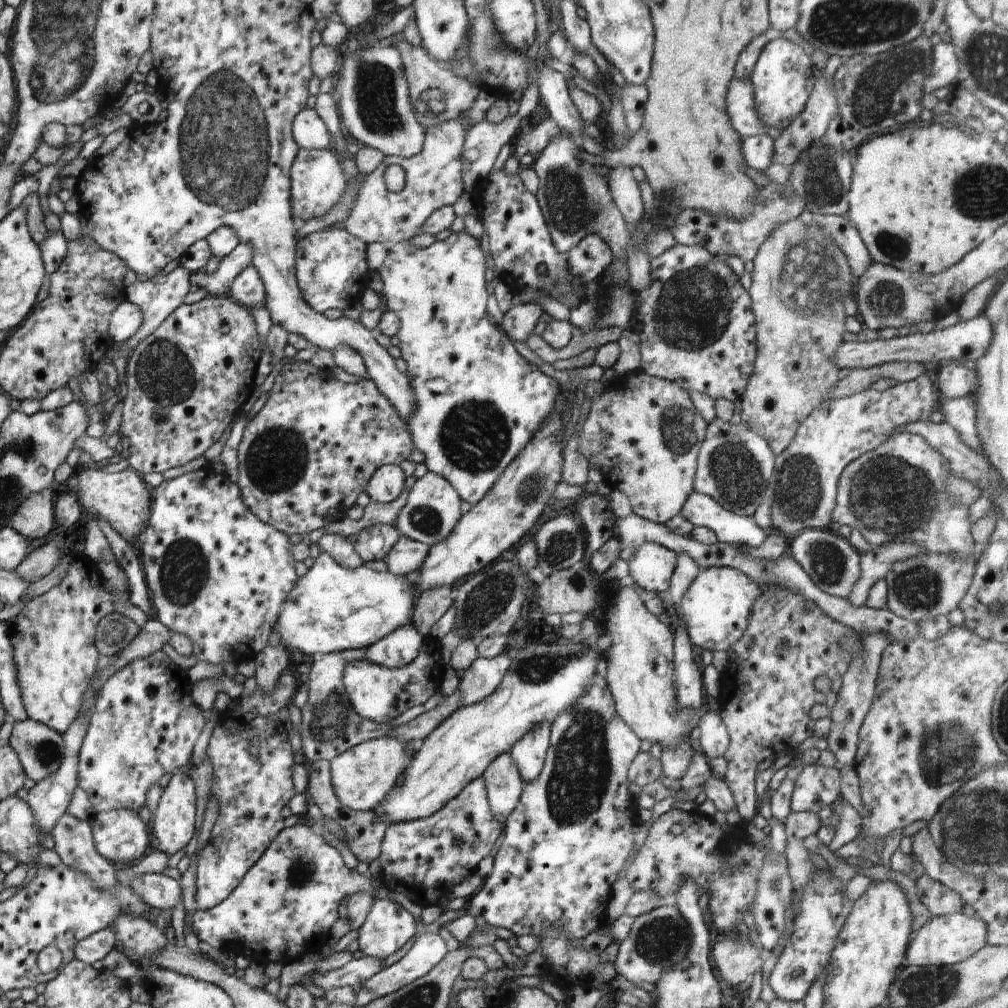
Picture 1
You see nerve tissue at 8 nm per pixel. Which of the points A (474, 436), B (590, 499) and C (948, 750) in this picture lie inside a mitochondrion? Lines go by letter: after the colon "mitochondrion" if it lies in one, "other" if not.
A: mitochondrion
B: other
C: mitochondrion

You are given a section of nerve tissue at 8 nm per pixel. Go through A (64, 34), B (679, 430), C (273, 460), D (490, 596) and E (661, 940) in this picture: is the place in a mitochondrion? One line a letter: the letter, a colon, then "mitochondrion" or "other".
A: mitochondrion
B: mitochondrion
C: mitochondrion
D: mitochondrion
E: mitochondrion

